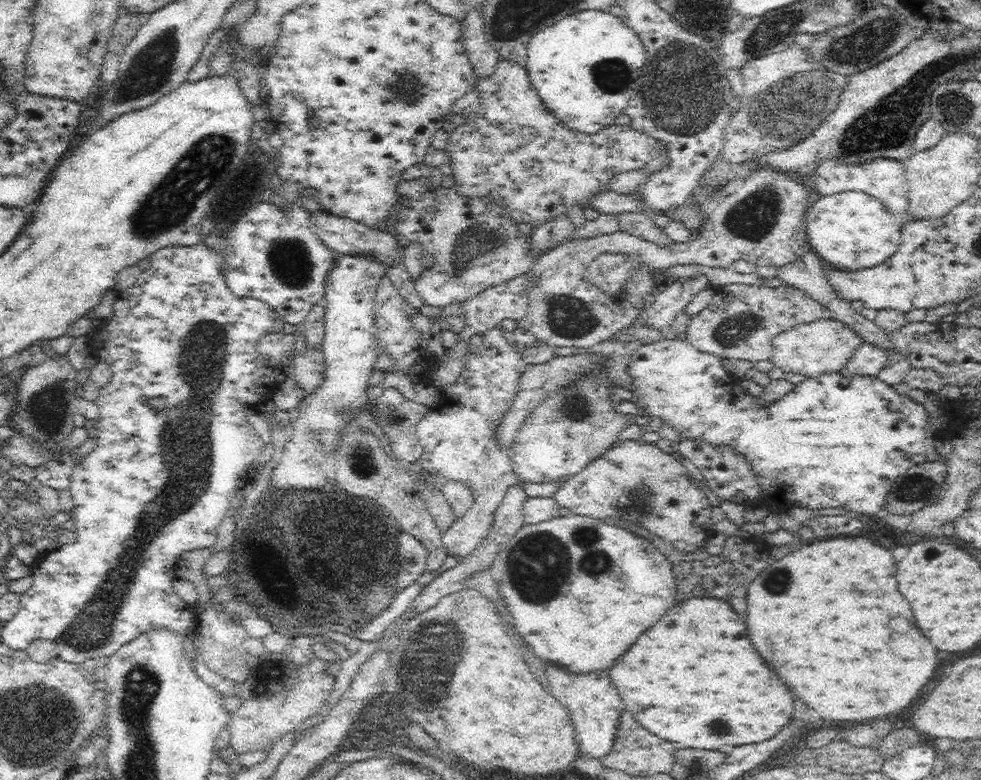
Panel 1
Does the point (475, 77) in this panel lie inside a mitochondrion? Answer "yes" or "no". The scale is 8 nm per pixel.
no

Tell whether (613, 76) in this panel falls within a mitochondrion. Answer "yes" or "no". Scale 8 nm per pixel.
yes

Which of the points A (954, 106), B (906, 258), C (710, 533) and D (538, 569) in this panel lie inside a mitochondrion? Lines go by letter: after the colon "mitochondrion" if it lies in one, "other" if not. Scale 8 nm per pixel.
A: mitochondrion
B: other
C: other
D: mitochondrion

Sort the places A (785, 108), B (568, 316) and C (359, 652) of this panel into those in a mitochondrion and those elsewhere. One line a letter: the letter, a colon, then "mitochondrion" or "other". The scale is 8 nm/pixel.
A: mitochondrion
B: mitochondrion
C: other

